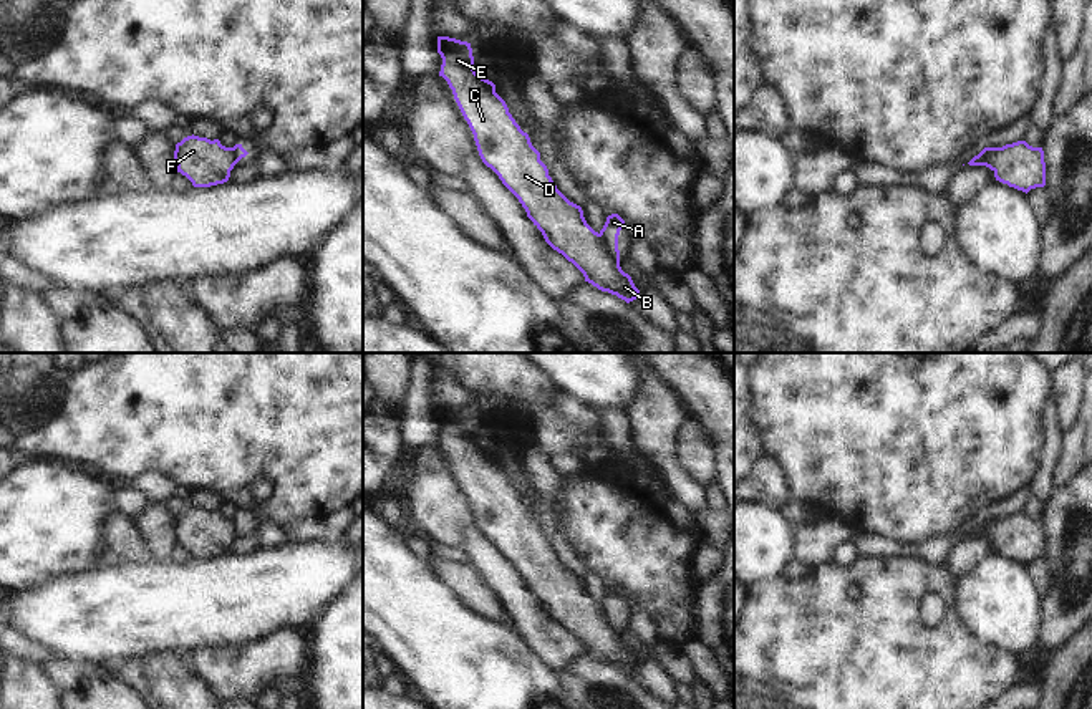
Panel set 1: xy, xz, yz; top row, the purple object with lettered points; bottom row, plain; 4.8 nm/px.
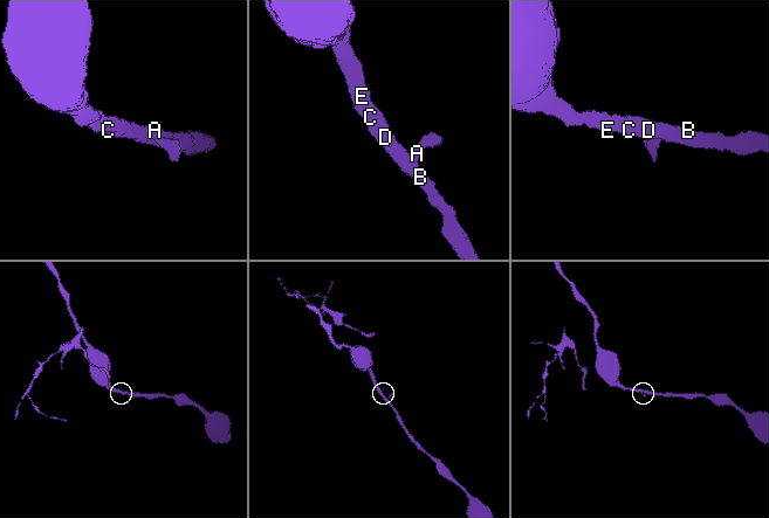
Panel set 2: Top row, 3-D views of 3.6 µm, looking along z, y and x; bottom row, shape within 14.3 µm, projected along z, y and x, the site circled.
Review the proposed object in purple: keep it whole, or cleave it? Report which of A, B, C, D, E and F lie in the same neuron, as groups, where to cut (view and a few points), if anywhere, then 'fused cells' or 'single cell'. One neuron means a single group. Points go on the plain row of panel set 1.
A / B C D E F; cut in xz along (599, 605), (605, 613), (617, 618); fused cells

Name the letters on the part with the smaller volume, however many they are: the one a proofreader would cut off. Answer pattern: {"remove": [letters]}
{"remove": ["A"]}

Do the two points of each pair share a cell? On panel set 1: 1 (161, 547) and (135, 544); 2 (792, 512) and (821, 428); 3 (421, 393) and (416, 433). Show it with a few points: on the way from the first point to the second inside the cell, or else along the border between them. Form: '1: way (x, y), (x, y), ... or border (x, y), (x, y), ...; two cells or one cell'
1: border (131, 517), (146, 547), (156, 559); two cells
2: border (789, 499), (821, 504), (829, 514); two cells
3: way (420, 403), (420, 423); one cell

